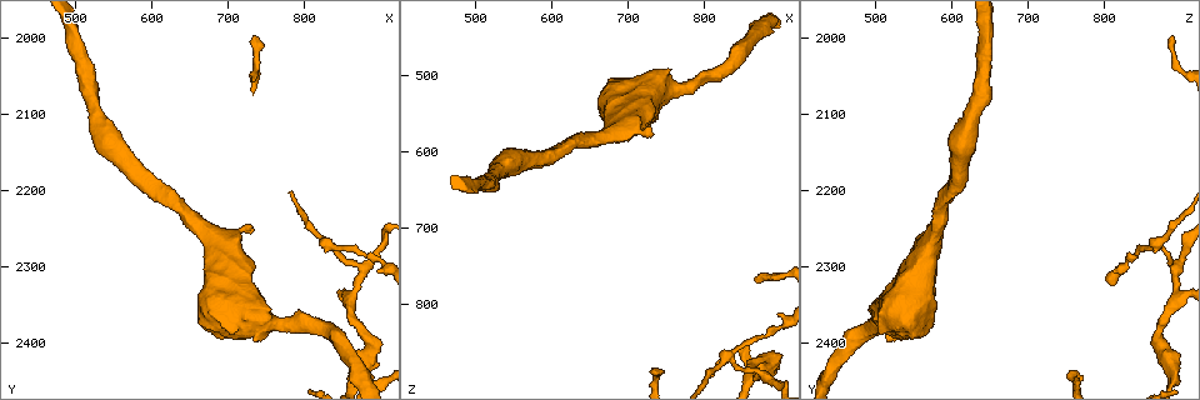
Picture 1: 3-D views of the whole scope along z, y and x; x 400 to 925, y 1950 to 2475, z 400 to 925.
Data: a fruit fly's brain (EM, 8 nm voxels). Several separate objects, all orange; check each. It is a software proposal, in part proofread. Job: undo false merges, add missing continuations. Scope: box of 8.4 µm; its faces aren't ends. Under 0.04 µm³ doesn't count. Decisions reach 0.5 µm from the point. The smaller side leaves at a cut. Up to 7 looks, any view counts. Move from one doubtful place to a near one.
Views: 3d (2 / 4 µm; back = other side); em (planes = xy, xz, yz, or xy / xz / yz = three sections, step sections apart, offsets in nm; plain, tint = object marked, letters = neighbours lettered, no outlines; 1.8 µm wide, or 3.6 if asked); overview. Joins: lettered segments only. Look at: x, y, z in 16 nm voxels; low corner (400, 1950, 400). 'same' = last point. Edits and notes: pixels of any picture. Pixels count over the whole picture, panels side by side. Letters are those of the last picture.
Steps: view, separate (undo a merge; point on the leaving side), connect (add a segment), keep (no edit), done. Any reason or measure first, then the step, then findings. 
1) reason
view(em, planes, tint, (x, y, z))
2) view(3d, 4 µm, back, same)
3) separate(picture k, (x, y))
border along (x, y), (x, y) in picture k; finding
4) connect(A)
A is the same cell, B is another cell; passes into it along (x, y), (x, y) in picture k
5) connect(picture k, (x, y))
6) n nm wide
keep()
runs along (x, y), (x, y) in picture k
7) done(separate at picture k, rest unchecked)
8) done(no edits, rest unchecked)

abrupt turn
view(3d, 4 µm, (830, 2275, 870))

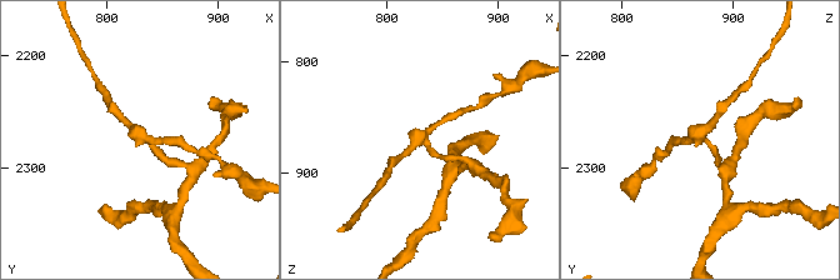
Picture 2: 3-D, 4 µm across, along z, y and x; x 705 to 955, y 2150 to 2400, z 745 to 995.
view(em, yz, step 4, tint, (834, 2270, 870))

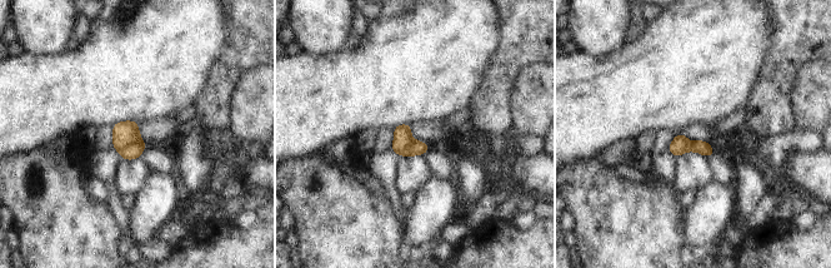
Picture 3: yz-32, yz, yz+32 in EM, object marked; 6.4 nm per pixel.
cut it another way
view(em, planes, letters, same)

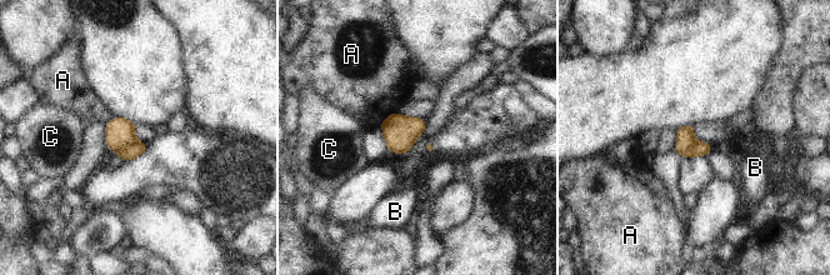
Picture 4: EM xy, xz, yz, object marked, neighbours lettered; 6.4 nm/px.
150 nm wide
separate(picture 4, (119, 133))
A, B and C are other cells; two neurons meet here

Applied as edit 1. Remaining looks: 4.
view(em, yz, step 8, tint, (885, 2400, 875))

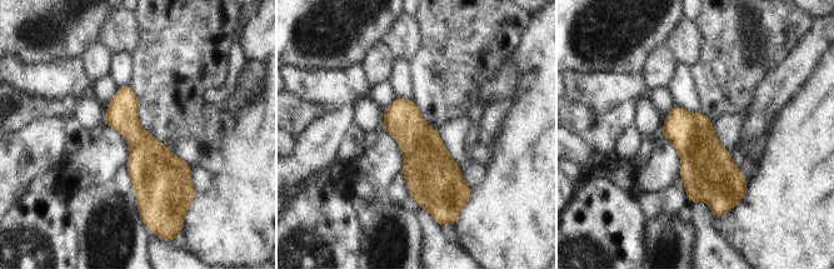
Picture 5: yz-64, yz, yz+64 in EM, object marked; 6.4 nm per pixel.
another direction
view(em, planes, tint, same)

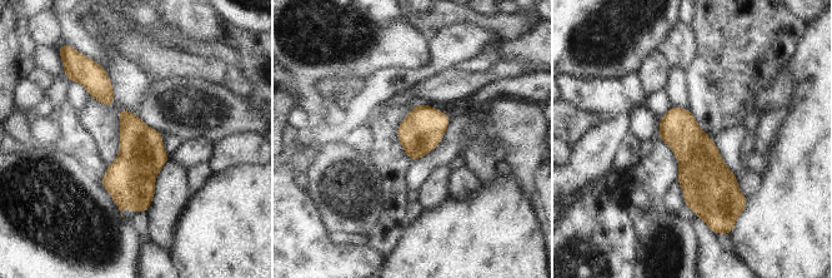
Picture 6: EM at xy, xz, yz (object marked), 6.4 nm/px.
see the neighbours
view(em, planes, letters, same)

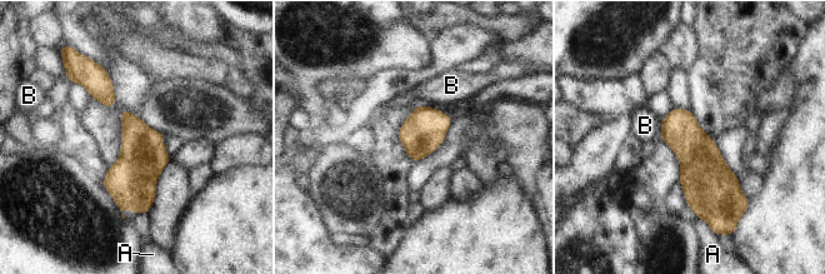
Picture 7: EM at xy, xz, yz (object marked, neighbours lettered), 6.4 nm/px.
280 nm wide
keep()
A and B are other cells; border along (660, 120), (661, 138) in picture 7; one neuron here

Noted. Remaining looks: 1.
done(separate at picture 4, rest unchecked)

